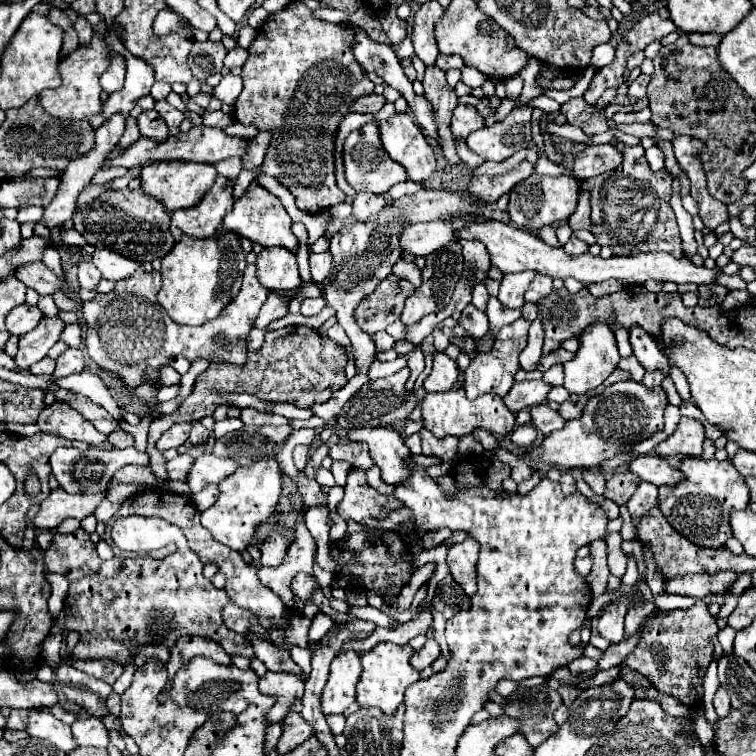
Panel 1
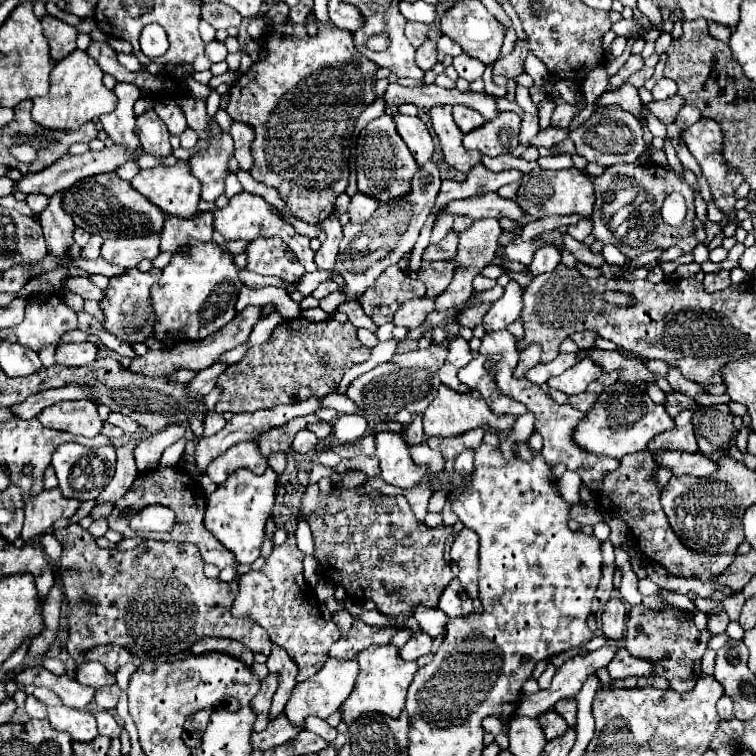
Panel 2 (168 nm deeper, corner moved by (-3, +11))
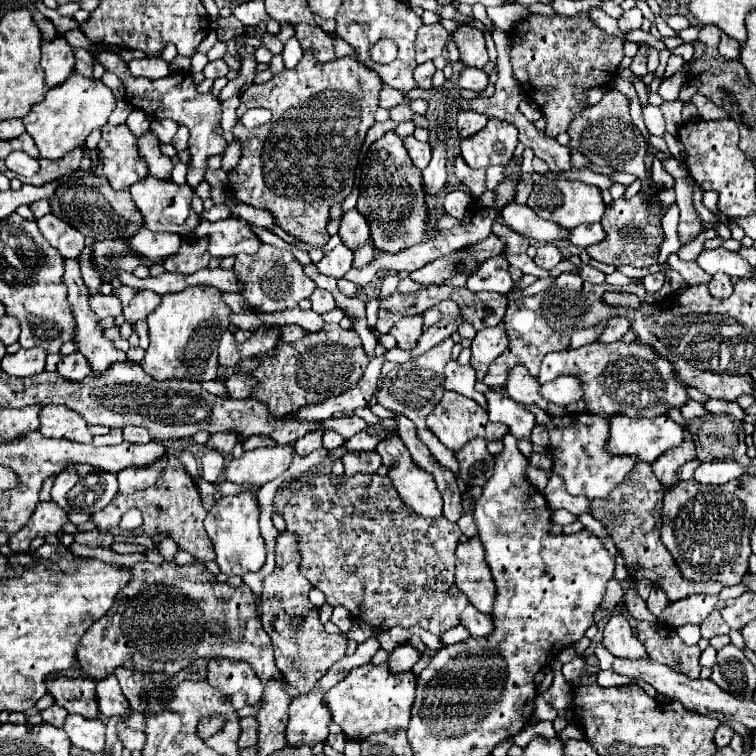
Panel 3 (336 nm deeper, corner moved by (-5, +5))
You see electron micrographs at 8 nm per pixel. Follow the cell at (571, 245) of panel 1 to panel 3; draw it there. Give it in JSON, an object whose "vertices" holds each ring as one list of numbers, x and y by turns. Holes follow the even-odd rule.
{"vertices":[[601,224,595,226,577,226,575,230,571,230,571,244,579,246,579,248,587,248,591,244,599,244,605,238,605,230]]}

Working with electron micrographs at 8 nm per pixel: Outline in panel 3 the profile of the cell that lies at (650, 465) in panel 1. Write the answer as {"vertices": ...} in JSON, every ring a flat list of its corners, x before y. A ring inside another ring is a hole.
{"vertices":[[719,460,719,462,701,464,695,470,695,480,701,484,725,484,743,474,747,474,747,466,735,460]]}

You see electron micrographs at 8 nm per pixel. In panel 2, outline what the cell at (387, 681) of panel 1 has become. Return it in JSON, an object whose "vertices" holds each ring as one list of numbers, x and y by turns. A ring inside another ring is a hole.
{"vertices":[[395,644,365,648,365,652,357,656,357,662,359,662,359,676,357,676,355,688,341,706,343,720,351,724,357,716,367,712,381,712,381,714,397,718,401,710,405,708,405,694,413,680,413,674,417,672,417,662,401,660,399,648]]}

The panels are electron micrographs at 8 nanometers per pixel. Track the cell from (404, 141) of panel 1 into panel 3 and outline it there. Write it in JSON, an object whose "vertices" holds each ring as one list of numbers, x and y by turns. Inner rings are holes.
{"vertices":[[407,136,407,138,403,140,403,144,405,144,405,150,409,152,413,164,415,164,419,170,427,168,429,160,431,160,431,146,429,146,429,142,419,142,419,140,415,140,413,136]]}

